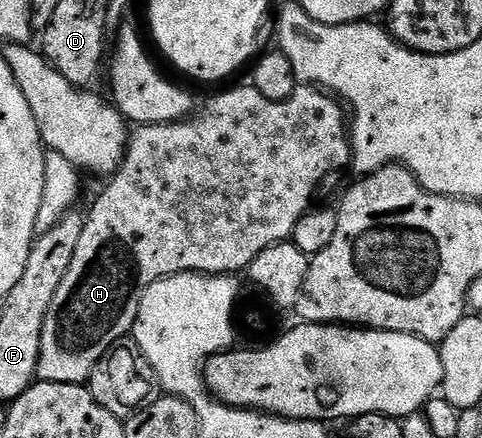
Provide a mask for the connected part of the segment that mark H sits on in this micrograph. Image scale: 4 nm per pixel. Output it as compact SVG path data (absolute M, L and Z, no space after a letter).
M246 83L239 89L230 89L227 93L222 93L219 97L214 97L206 106L199 108L189 119L180 121L170 121L166 125L140 125L130 129L130 140L126 142L126 157L122 161L118 172L109 178L110 181L102 189L102 194L94 201L94 206L91 207L90 213L85 214L86 222L84 223L84 231L80 235L80 243L76 243L76 255L72 255L72 263L68 263L68 271L64 275L64 279L60 279L60 287L56 287L56 295L52 295L52 303L48 307L48 315L44 319L44 331L40 335L40 359L38 360L38 372L36 374L37 380L47 381L48 383L72 383L73 385L86 385L90 379L90 373L98 365L100 359L104 359L111 349L119 344L118 341L122 336L129 334L136 323L136 315L140 311L140 299L144 299L144 291L152 283L156 283L162 277L171 277L177 273L204 273L207 275L238 275L249 270L252 259L256 259L256 255L260 255L260 251L264 251L268 247L278 245L281 241L290 241L296 231L296 223L300 223L300 219L306 213L310 212L312 202L310 200L314 197L314 192L318 189L318 184L321 183L325 177L333 175L337 169L342 169L351 164L352 158L350 155L350 135L348 132L348 117L344 112L343 106L331 94L313 86L299 84L298 88L294 90L293 95L283 101L269 101L264 99L264 95L260 95L260 91L254 89L253 84Z

